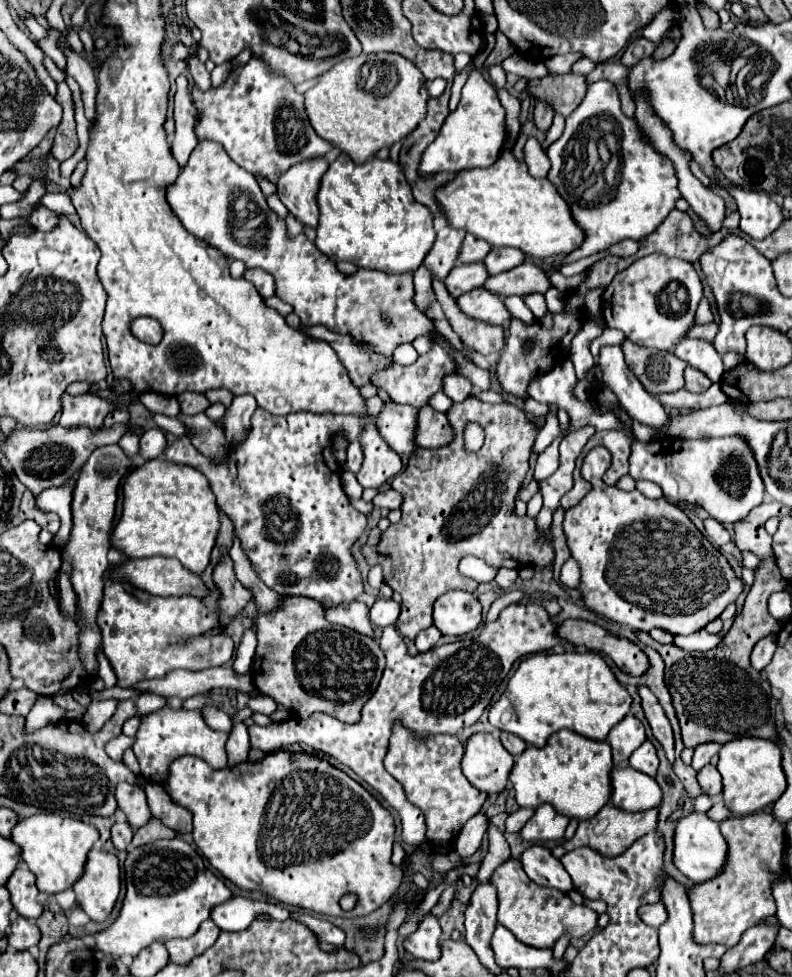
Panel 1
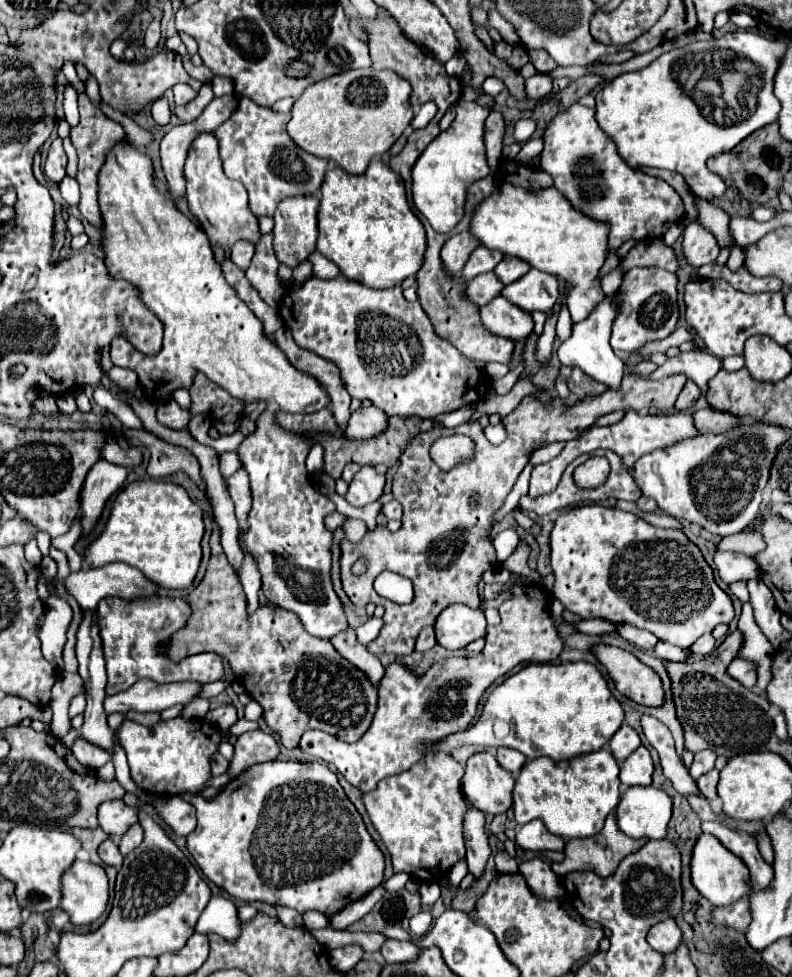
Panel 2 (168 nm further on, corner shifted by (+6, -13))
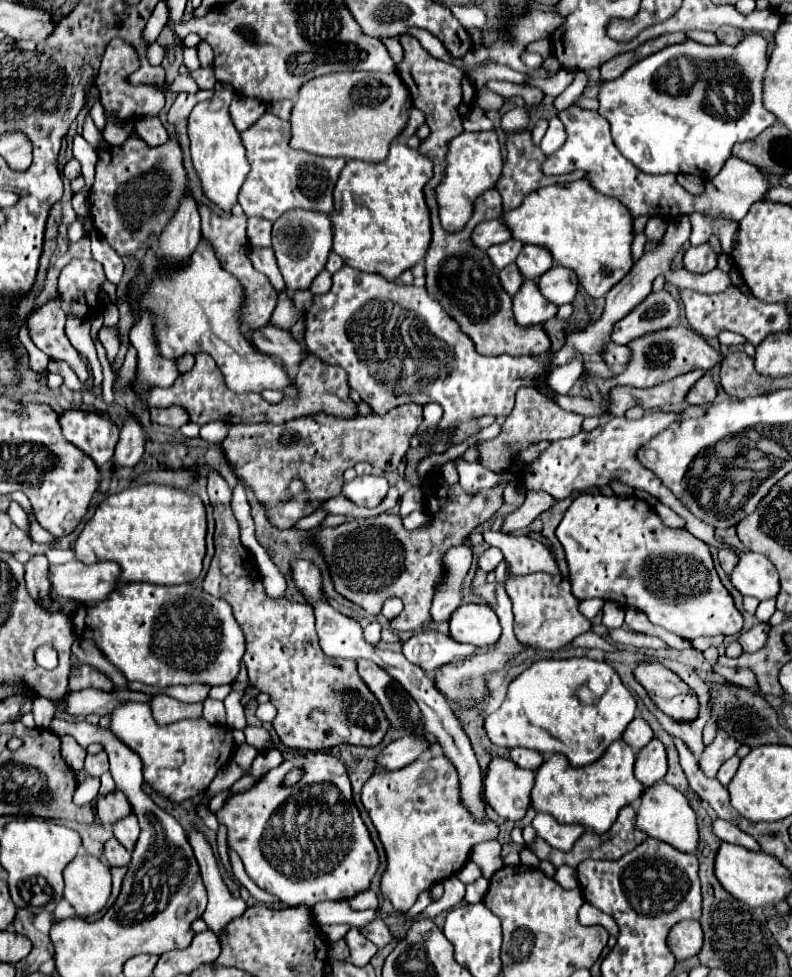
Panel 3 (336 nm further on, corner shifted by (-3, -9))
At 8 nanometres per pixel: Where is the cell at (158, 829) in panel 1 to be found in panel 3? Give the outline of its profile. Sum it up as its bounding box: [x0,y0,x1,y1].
[113,814,139,852]

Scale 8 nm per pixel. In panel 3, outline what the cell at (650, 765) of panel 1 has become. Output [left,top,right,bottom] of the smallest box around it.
[635,738,667,786]

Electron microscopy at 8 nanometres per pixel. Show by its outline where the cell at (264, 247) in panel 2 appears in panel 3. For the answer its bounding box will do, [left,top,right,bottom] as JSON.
[249,248,285,292]

